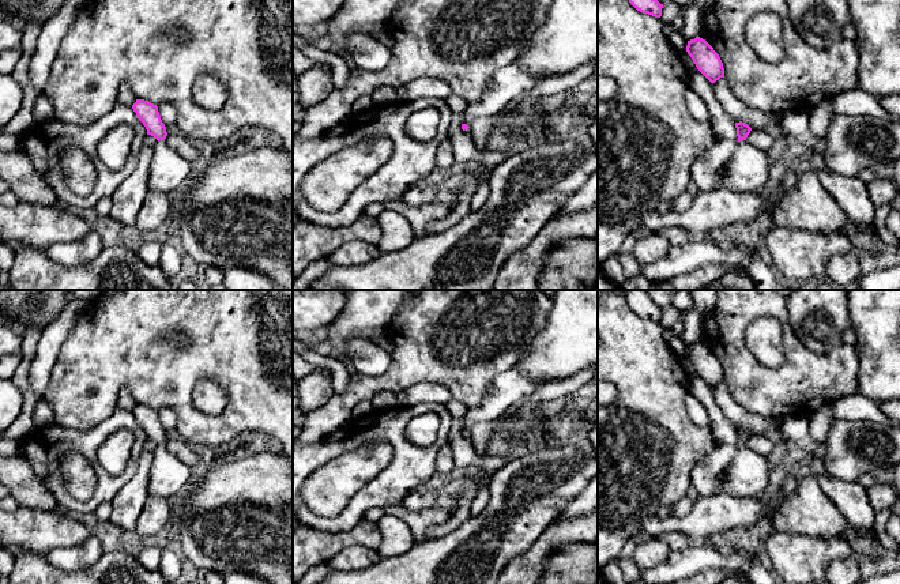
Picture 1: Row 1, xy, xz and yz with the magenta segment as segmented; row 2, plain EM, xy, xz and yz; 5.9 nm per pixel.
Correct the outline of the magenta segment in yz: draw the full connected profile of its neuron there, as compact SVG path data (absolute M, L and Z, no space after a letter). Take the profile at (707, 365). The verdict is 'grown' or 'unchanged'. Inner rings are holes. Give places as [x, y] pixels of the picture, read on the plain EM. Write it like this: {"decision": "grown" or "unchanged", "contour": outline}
{"decision": "unchanged", "contour": "M696 342L694 344L688 346L686 357L692 362L697 374L711 388L715 388L720 383L724 383L723 368L719 359L705 344Z"}

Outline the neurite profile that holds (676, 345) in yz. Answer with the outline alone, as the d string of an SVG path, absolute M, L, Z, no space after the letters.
M673 336L669 342L669 348L674 355L684 359L686 357L688 346L677 336Z

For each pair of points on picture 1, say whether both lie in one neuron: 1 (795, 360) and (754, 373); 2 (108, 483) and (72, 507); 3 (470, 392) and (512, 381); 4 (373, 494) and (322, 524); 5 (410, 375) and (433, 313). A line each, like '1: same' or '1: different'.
1: same
2: same
3: different
4: same
5: same

